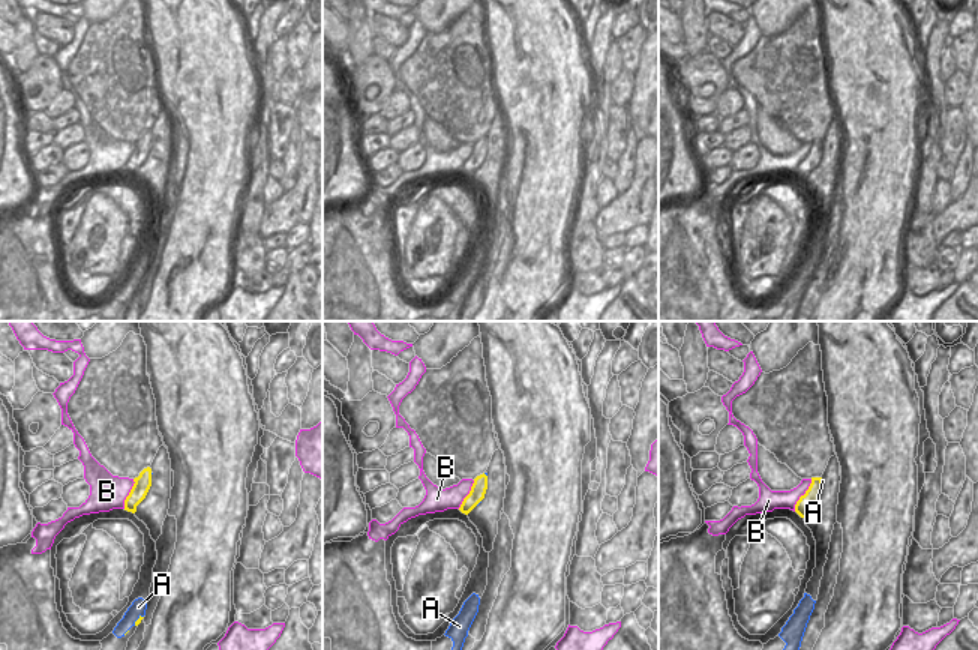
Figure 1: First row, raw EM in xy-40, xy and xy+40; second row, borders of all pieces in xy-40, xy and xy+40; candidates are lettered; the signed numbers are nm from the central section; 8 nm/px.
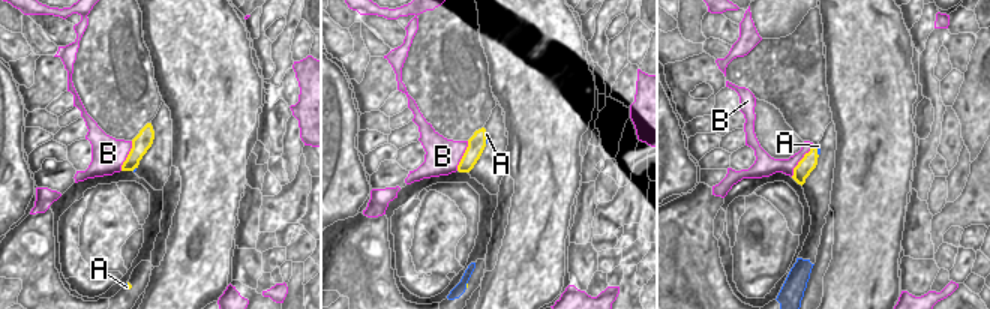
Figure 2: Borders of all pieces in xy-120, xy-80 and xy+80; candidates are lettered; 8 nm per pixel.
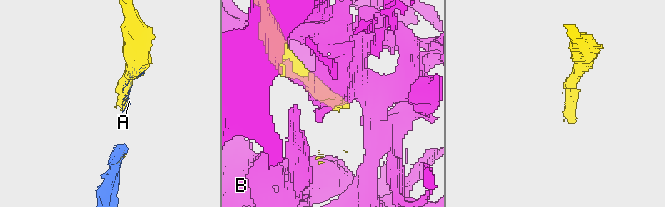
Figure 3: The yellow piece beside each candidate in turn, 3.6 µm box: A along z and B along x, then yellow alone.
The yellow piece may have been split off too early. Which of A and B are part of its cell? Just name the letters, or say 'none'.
A

